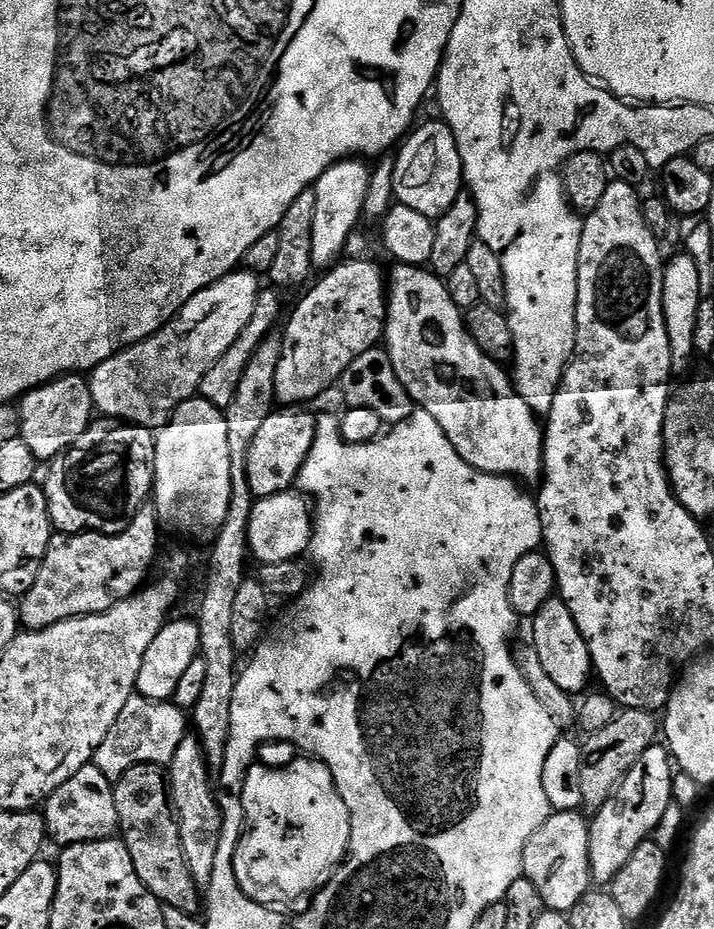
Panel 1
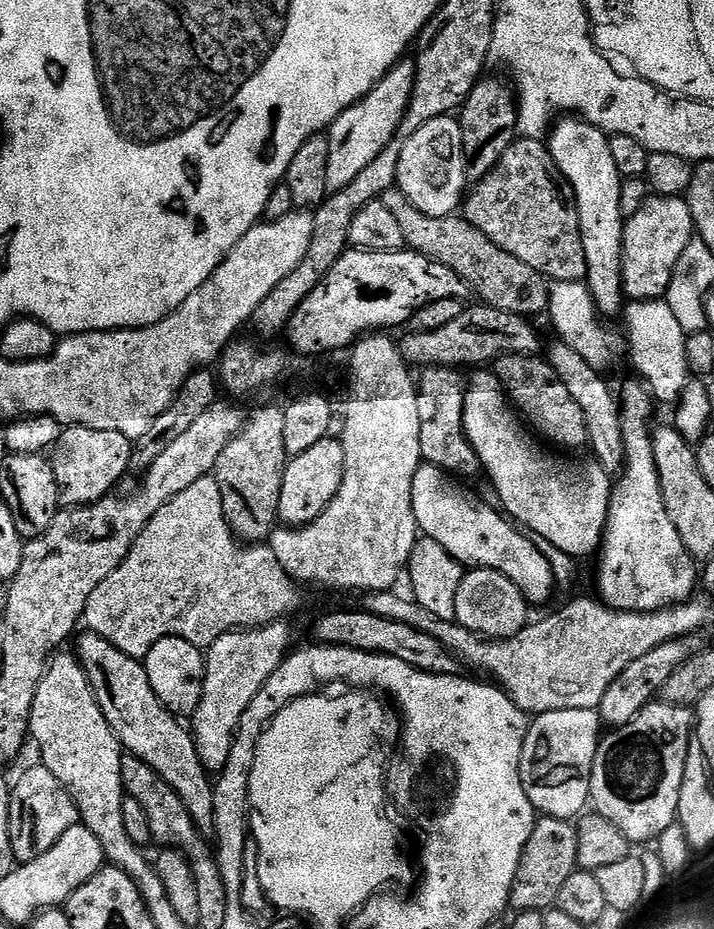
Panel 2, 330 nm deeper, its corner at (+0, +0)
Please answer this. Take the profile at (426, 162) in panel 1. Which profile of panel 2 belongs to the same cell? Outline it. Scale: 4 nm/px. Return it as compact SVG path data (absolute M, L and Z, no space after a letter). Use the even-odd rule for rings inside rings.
M451 115L434 118L434 122L426 122L414 138L404 143L402 158L398 158L396 184L412 205L427 216L450 216L461 207L466 177L459 119Z

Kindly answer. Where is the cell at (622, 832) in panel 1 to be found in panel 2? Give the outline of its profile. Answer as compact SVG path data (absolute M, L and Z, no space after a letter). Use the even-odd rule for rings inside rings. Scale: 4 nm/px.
M653 702L629 724L609 731L601 739L594 754L590 804L595 815L614 822L629 842L655 841L662 830L677 823L693 721L687 707Z

